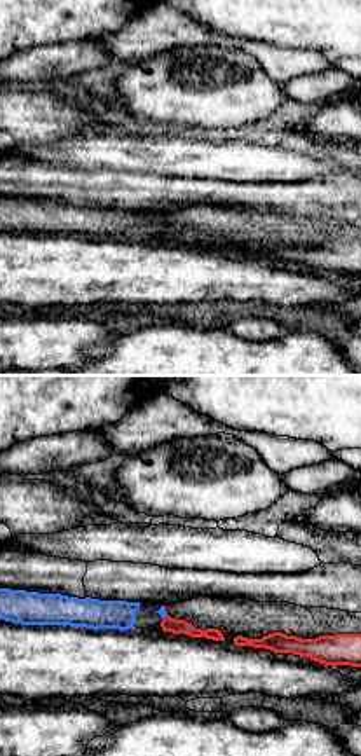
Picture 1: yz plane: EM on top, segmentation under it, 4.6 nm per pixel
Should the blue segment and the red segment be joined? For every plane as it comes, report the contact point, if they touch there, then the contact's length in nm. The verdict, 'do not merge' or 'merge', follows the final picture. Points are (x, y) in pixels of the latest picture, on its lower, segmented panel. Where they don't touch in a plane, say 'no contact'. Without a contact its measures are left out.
(166, 613) | 40 nm

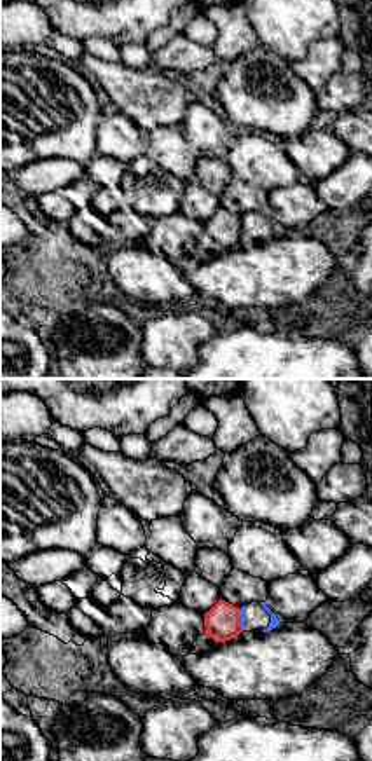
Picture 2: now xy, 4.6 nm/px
(240, 620) | 100 nm

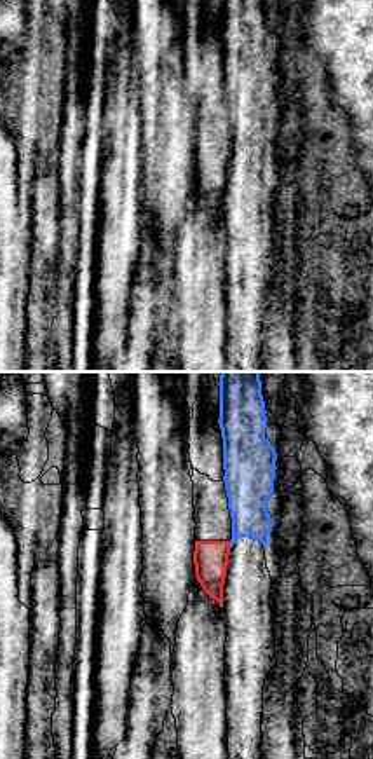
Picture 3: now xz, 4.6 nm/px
(230, 545) | 30 nm

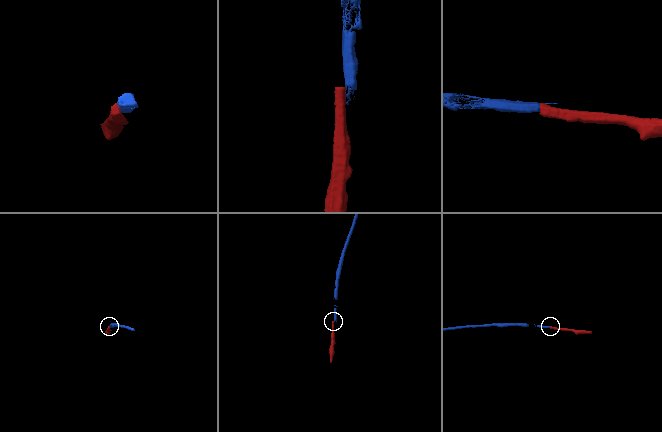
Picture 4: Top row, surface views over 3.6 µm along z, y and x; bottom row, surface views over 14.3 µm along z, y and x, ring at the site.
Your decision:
do not merge

